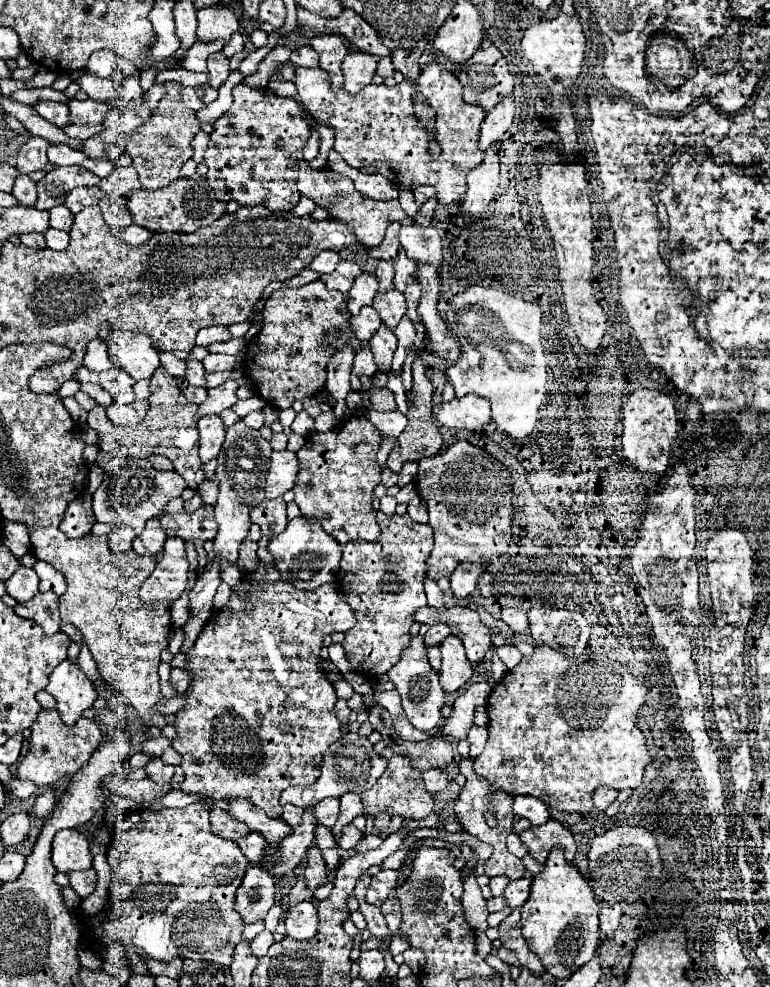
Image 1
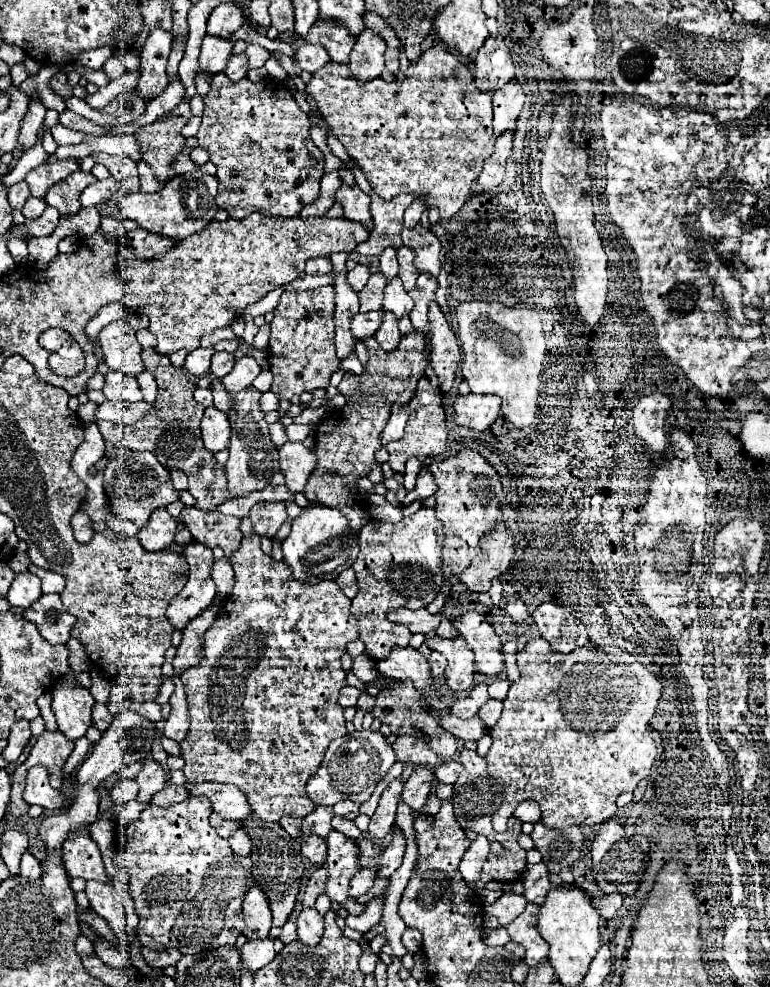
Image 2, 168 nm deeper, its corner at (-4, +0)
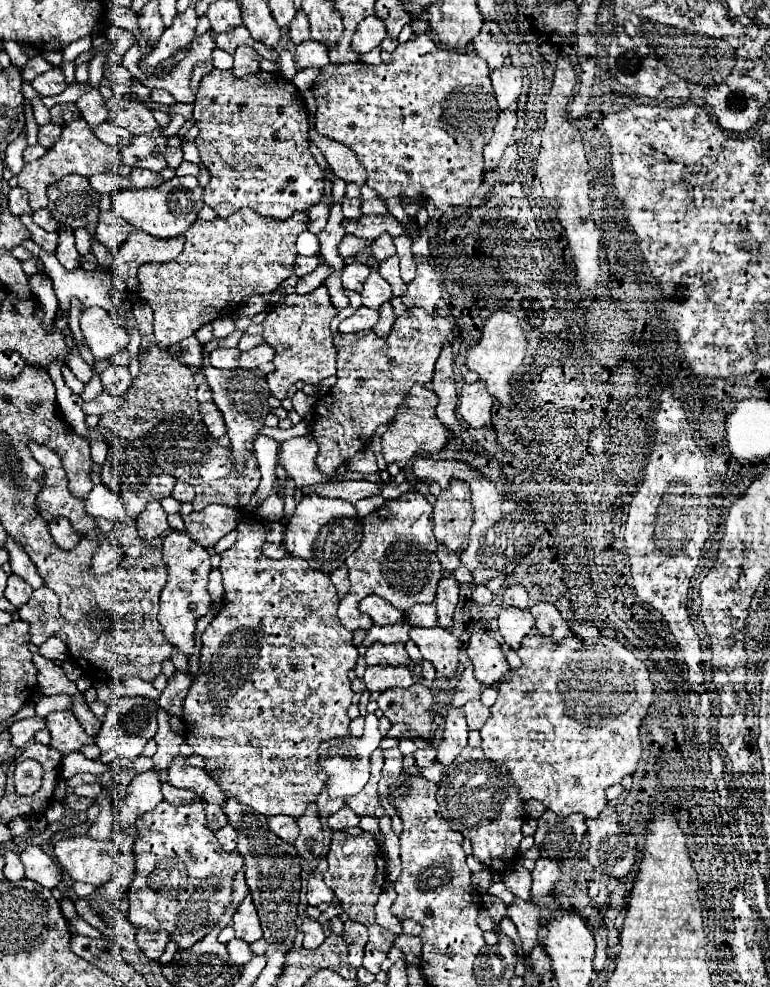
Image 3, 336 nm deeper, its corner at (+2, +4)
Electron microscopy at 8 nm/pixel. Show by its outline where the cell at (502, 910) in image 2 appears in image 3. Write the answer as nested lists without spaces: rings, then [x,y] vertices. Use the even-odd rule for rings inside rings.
[[[504,915],[504,919],[498,923],[498,931],[504,933],[504,935],[508,935],[508,937],[516,943],[516,953],[518,953],[520,957],[524,957],[524,953],[522,953],[522,949],[520,949],[520,937],[518,937],[516,927],[514,927],[514,923],[512,923],[512,919],[510,919],[508,915]]]

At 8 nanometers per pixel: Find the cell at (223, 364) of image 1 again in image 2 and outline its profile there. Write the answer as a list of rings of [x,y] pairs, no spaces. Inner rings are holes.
[[[226,351],[214,353],[210,371],[212,371],[214,375],[218,375],[218,377],[224,377],[224,375],[234,367],[234,363],[236,363],[236,357],[234,357],[232,353],[226,353]]]

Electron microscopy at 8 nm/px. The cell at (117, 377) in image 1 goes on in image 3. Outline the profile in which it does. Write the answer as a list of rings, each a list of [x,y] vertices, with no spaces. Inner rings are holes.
[[[110,365],[100,377],[102,377],[104,389],[118,397],[124,397],[132,385],[132,377],[128,373],[128,367],[124,365]]]

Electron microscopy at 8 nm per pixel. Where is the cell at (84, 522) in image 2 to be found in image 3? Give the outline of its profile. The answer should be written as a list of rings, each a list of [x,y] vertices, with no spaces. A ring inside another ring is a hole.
[[[68,519],[50,521],[50,533],[52,533],[56,545],[62,549],[74,549],[80,543],[80,535],[76,535],[76,531],[72,531],[72,523],[68,523]]]

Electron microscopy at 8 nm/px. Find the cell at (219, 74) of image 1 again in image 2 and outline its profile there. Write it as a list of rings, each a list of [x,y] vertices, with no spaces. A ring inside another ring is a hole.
[[[242,53],[242,55],[232,55],[224,73],[226,73],[232,81],[244,79],[246,73],[248,73],[248,57],[246,57],[244,53]]]

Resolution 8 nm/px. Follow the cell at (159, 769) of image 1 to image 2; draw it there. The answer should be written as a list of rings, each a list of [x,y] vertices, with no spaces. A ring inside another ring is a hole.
[[[148,757],[138,775],[134,777],[134,781],[140,785],[140,793],[136,799],[140,803],[148,803],[152,795],[164,787],[164,769],[152,757]]]

